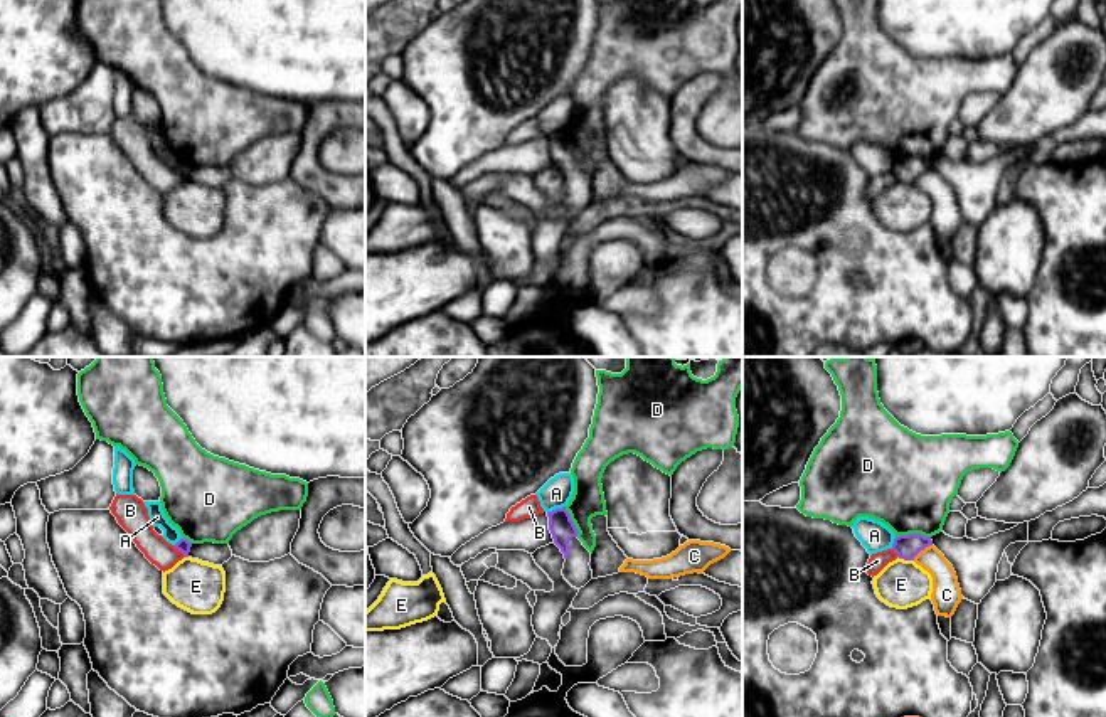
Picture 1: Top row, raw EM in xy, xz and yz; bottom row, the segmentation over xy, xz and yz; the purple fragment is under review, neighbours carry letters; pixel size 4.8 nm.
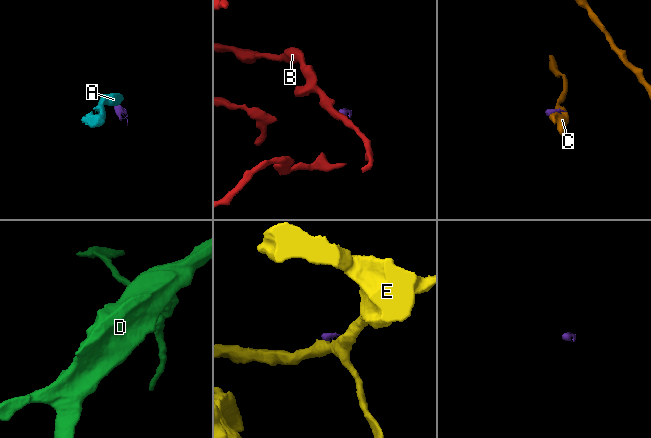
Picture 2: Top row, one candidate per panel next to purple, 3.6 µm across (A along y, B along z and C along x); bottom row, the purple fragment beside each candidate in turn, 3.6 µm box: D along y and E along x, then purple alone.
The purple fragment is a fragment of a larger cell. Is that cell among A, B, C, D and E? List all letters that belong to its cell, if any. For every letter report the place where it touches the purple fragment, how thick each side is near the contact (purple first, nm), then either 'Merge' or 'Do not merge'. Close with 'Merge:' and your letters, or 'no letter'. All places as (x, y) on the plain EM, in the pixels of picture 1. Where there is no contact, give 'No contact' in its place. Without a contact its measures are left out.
A: Touches purple at xz (556, 132). Thickness 120 nm (purple) against 140 nm. Do not merge
B: Touches purple at xy (179, 172). Thickness 70 nm (purple) against 140 nm. Do not merge
C: Touches purple at yz (921, 172). Thickness 120 nm (purple) against 140 nm. Do not merge
D: Touches purple at yz (913, 157). Thickness 120 nm (purple) against 440 nm. Do not merge
E: Touches purple at yz (906, 182). Thickness 120 nm (purple) against 220 nm. Do not merge
Merge: no letter

